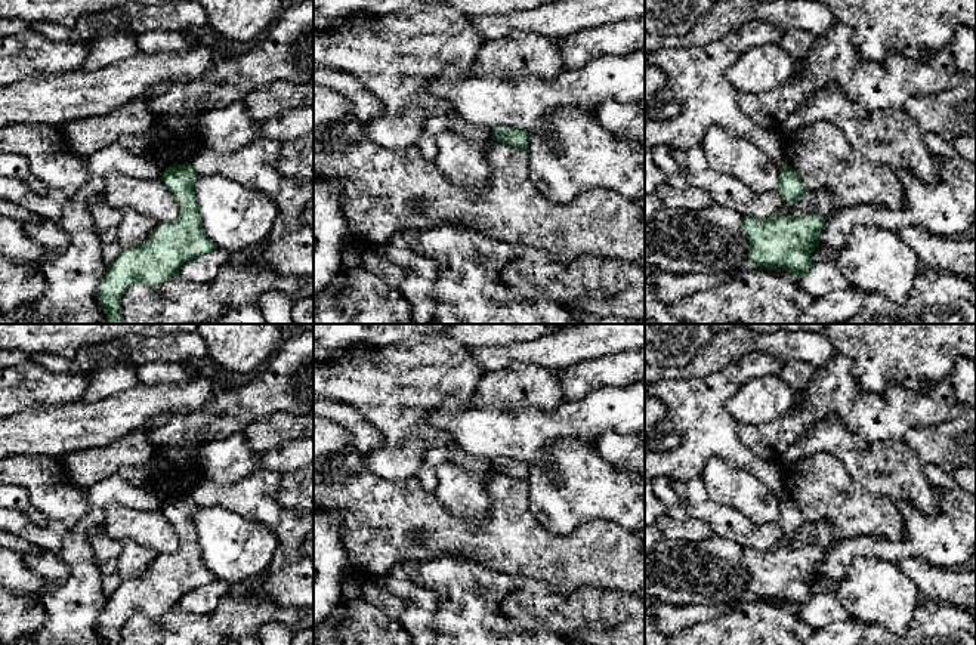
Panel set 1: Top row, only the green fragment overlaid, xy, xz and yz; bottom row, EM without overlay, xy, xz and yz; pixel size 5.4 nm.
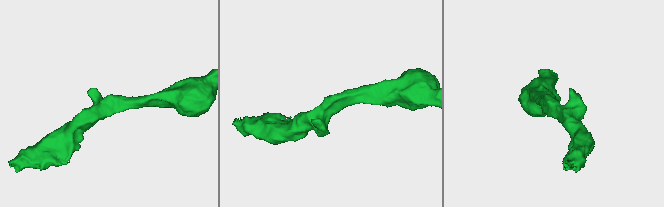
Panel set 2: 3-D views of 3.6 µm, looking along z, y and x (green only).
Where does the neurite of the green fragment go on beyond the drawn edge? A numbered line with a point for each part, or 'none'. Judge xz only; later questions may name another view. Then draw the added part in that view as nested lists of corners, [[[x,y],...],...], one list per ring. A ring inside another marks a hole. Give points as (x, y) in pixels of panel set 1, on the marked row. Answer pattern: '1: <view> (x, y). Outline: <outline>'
none

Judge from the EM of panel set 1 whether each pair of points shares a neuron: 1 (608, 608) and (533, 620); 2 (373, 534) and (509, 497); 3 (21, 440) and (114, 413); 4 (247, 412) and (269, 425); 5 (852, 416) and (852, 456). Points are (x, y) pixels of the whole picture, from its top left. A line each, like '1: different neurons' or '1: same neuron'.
1: same neuron
2: same neuron
3: same neuron
4: different neurons
5: different neurons

